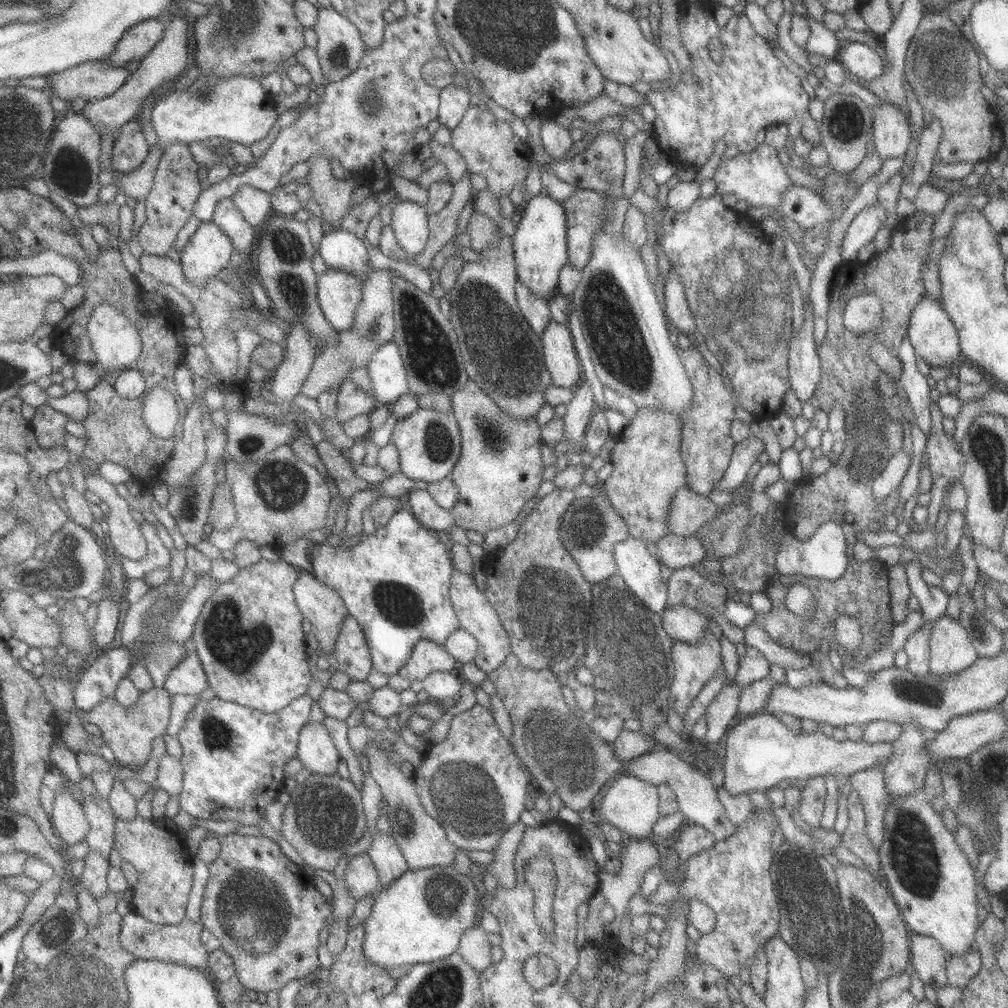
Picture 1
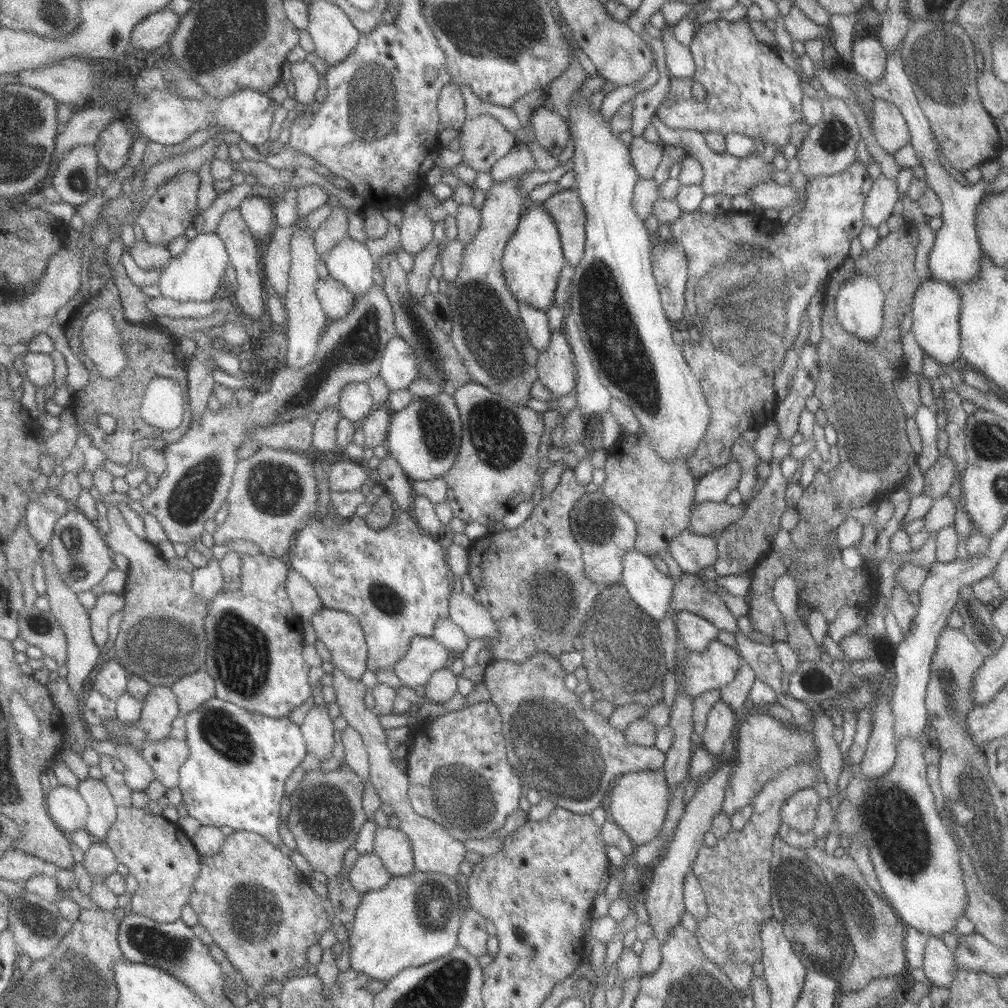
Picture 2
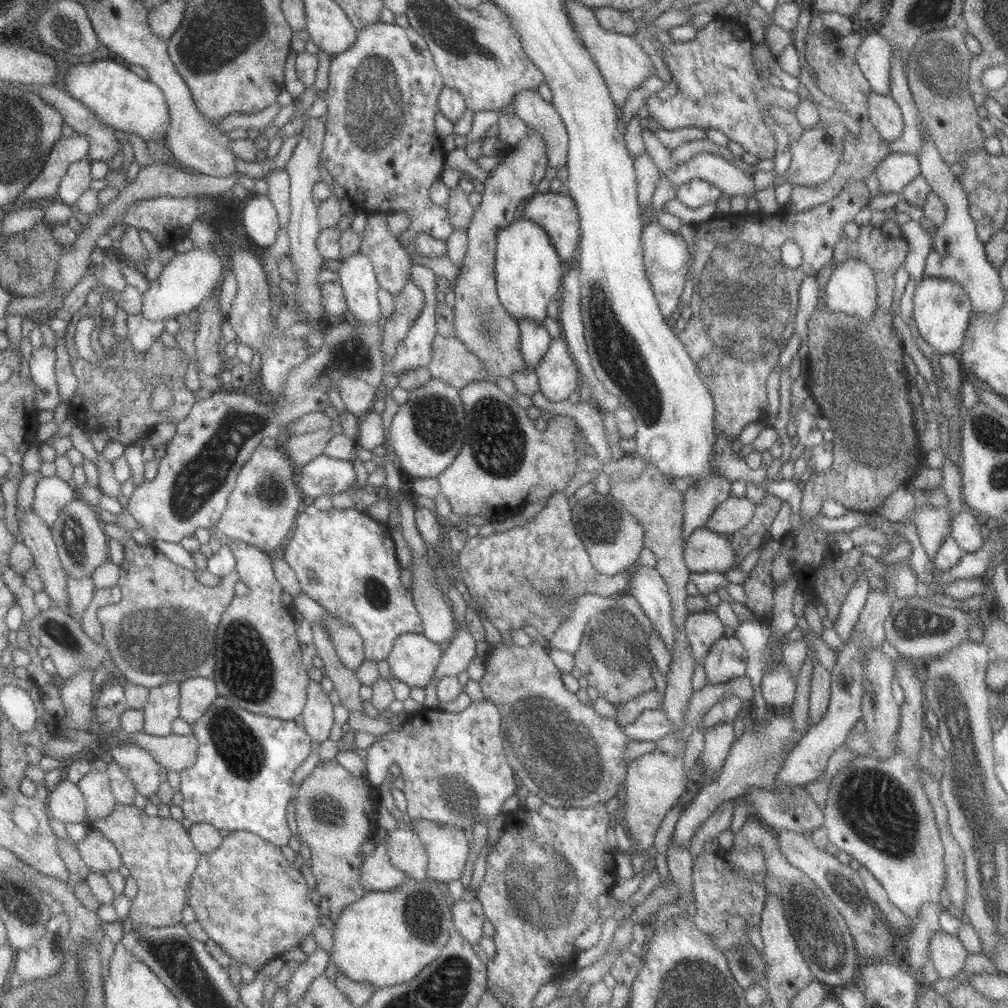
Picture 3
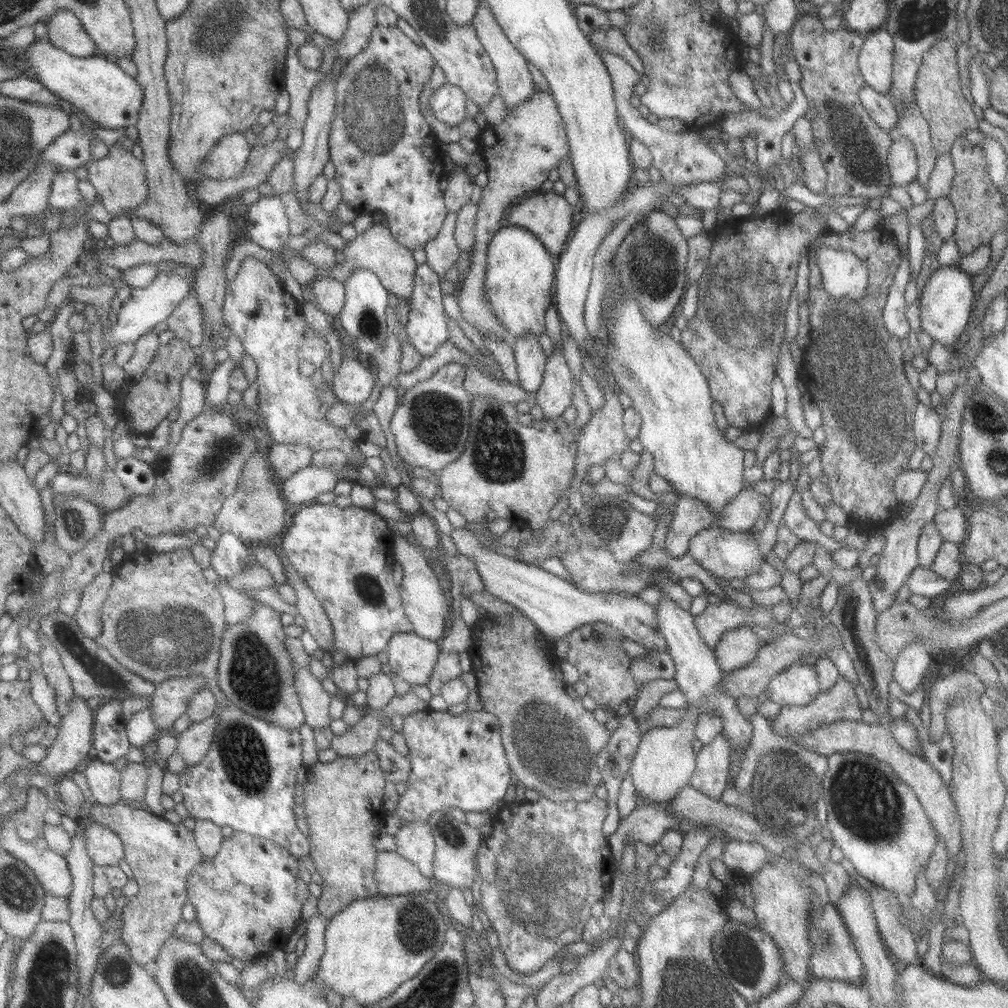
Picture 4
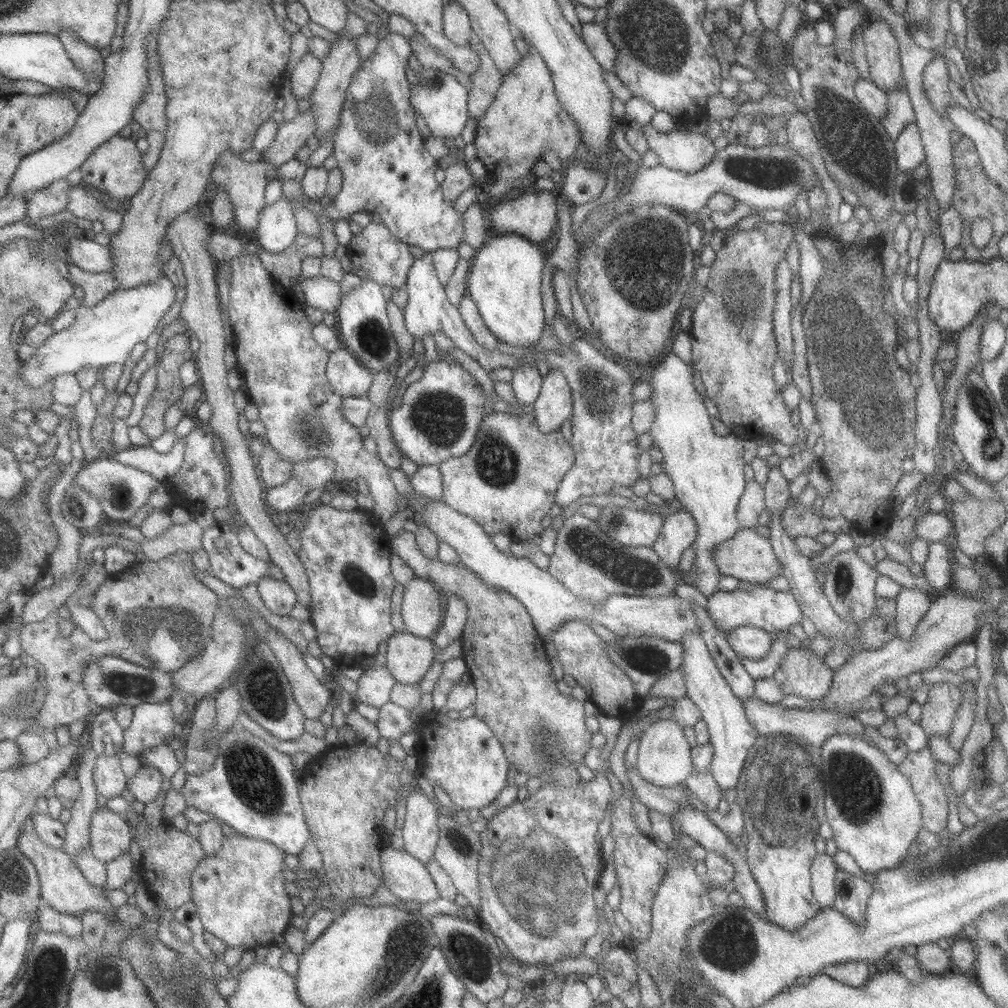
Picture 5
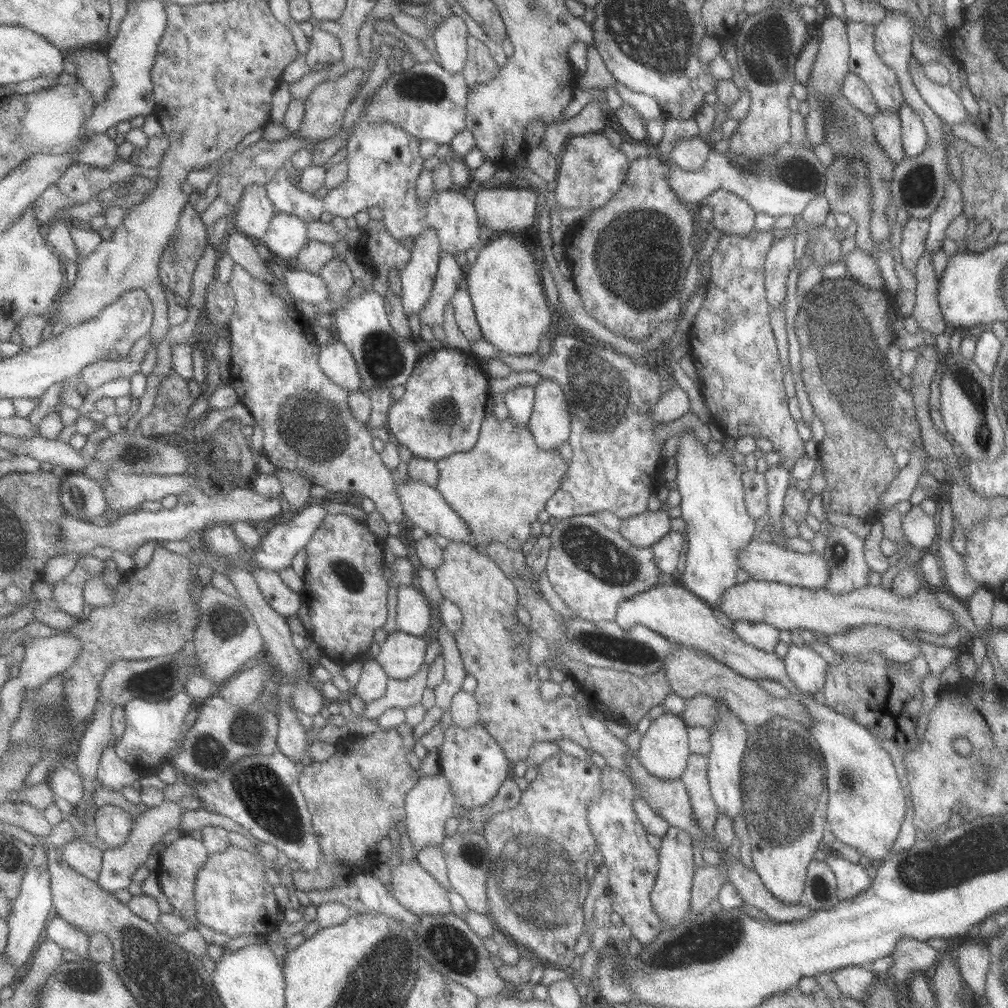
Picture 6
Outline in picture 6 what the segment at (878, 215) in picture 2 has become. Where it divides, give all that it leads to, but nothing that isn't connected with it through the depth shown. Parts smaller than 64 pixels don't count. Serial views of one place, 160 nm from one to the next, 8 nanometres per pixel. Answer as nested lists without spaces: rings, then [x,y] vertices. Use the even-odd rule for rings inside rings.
[[[906,105],[897,110],[900,120],[900,141],[904,158],[919,156],[926,147],[926,132],[919,117]]]

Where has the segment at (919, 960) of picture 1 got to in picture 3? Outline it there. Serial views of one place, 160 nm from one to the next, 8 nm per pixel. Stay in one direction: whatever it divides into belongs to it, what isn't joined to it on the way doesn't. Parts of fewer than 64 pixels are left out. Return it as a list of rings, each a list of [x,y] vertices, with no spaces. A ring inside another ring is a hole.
[[[937,931],[931,935],[928,947],[928,962],[933,966],[937,980],[949,980],[963,971],[968,953],[955,935]]]

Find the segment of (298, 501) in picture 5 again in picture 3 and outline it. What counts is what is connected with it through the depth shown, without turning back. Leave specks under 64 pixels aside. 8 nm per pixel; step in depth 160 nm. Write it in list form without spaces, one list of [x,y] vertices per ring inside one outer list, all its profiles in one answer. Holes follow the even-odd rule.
[[[323,454],[301,467],[296,478],[309,502],[319,496],[331,498],[350,490],[350,486],[357,482],[357,472],[351,462],[335,460]]]

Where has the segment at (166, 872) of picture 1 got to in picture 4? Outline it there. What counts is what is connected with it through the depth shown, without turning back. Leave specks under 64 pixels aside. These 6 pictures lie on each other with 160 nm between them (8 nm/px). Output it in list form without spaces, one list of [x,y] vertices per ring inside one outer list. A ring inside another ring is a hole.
[[[124,802],[109,807],[91,804],[87,821],[110,826],[122,838],[124,860],[131,868],[139,888],[138,893],[130,897],[121,910],[122,940],[135,962],[145,966],[154,962],[178,924],[183,921],[181,912],[189,902],[188,879],[198,864],[205,860],[205,856],[198,847],[194,829],[189,830],[181,822],[169,822],[149,810],[131,808]]]

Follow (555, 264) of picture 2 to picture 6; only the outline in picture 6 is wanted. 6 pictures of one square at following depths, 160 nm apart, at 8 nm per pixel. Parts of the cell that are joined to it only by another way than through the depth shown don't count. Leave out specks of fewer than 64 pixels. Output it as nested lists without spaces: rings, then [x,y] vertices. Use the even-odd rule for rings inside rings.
[[[503,233],[493,239],[485,249],[479,252],[477,261],[466,273],[467,290],[471,295],[477,322],[481,328],[483,339],[491,343],[499,353],[511,356],[534,355],[541,344],[543,334],[552,334],[551,322],[553,322],[553,312],[549,308],[545,290],[543,290],[543,280],[541,280],[540,264],[537,264],[533,250],[534,243],[527,242],[523,237],[512,233]]]

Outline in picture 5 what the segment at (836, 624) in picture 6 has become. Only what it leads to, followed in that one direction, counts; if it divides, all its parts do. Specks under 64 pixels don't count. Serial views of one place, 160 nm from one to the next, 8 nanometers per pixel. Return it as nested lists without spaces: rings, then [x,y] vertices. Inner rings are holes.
[[[755,585],[749,590],[738,588],[728,592],[717,590],[706,597],[706,600],[710,620],[718,630],[724,630],[727,633],[737,627],[758,628],[768,633],[777,633],[799,623],[802,617],[799,605],[789,590],[775,591],[763,585]]]

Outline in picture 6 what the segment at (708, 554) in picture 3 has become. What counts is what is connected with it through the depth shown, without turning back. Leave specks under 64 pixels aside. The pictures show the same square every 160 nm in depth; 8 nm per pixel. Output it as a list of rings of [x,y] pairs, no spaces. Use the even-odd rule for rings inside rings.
[[[758,538],[751,539],[738,550],[736,561],[739,571],[747,572],[749,578],[757,581],[786,584],[804,589],[819,589],[823,588],[827,580],[827,567],[821,555],[813,551],[809,554],[793,552],[773,542],[761,542]]]

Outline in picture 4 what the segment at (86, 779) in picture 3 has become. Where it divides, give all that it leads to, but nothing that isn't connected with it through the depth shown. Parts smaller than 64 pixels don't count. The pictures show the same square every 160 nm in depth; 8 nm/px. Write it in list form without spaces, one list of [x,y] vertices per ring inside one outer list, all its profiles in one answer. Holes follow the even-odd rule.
[[[94,756],[85,763],[85,767],[84,772],[95,803],[107,807],[120,803],[122,771],[117,770],[112,763],[103,762]]]

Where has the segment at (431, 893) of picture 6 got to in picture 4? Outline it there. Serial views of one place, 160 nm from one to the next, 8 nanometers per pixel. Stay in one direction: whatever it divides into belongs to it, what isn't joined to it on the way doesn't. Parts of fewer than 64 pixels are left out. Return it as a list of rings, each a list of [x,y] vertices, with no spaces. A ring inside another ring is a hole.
[[[397,850],[381,851],[378,854],[376,877],[382,897],[429,892],[431,886],[430,878]]]

